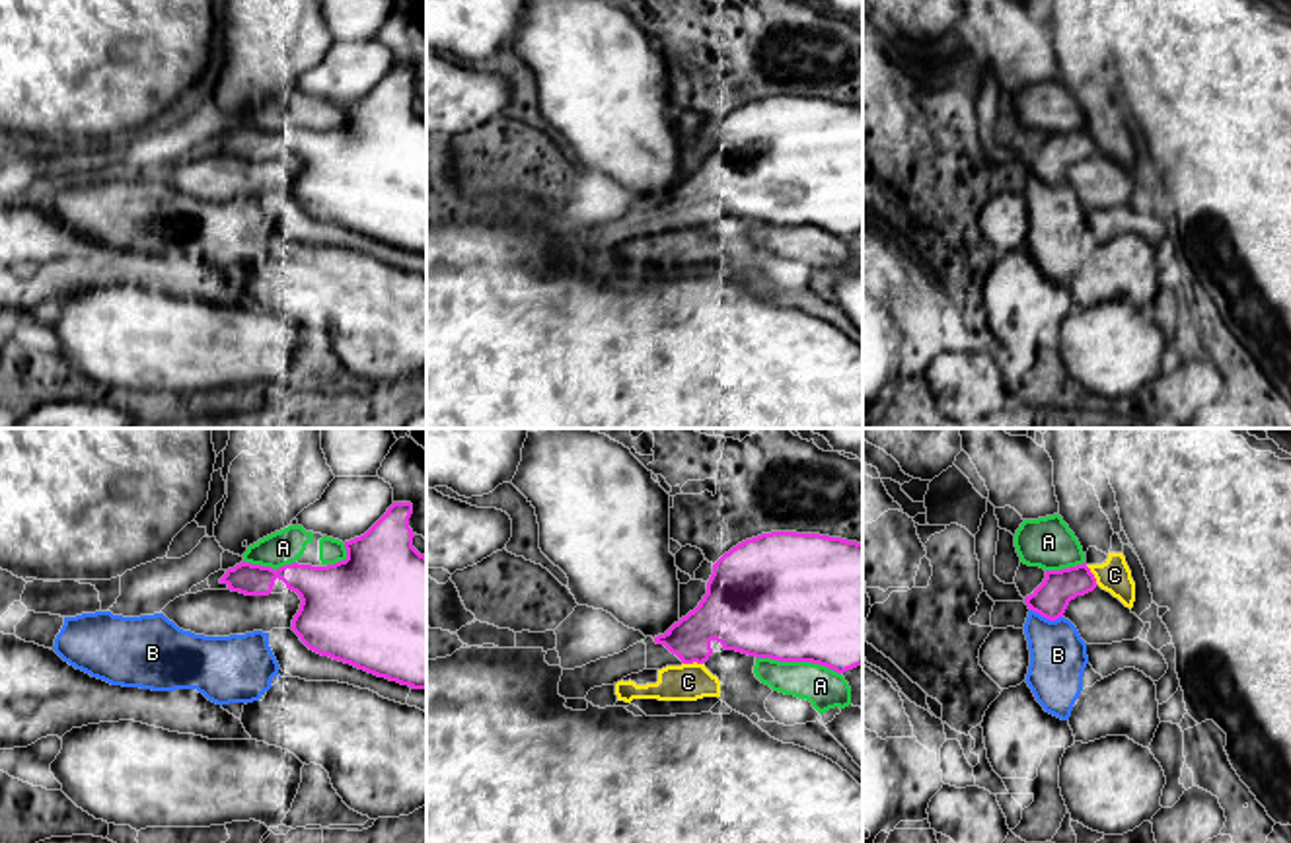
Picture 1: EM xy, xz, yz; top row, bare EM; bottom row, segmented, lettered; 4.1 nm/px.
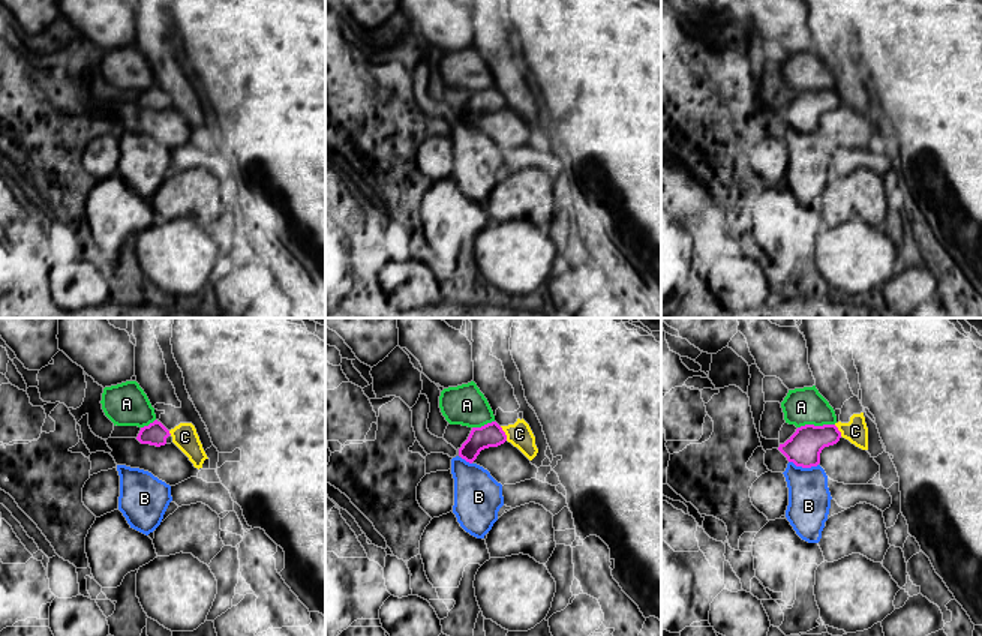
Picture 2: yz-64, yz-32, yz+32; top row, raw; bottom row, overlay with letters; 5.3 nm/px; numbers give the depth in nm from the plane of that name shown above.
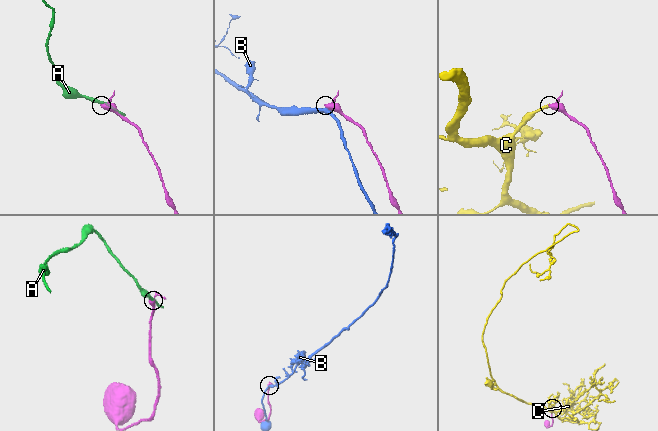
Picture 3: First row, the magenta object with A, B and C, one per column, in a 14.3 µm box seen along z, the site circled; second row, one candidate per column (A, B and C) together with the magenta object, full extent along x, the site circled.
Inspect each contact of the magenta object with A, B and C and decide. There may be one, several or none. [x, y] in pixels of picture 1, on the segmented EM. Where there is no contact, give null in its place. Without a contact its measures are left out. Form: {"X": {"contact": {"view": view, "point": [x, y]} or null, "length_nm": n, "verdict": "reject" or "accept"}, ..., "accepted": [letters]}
{"A": {"contact": {"view": "xz", "point": [799, 660]}, "length_nm": 360, "verdict": "reject"}, "B": {"contact": {"view": "yz", "point": [1046, 618]}, "length_nm": 140, "verdict": "reject"}, "C": {"contact": {"view": "yz", "point": [1093, 575]}, "length_nm": 110, "verdict": "reject"}, "accepted": []}

